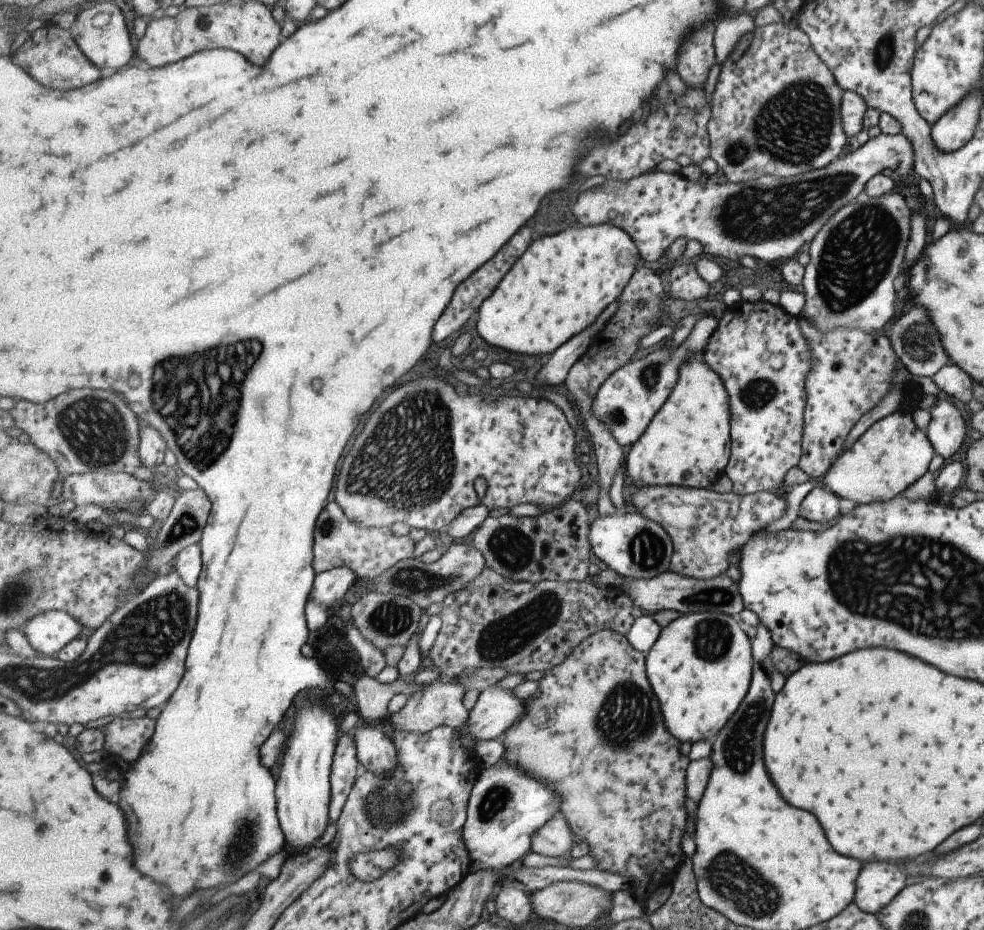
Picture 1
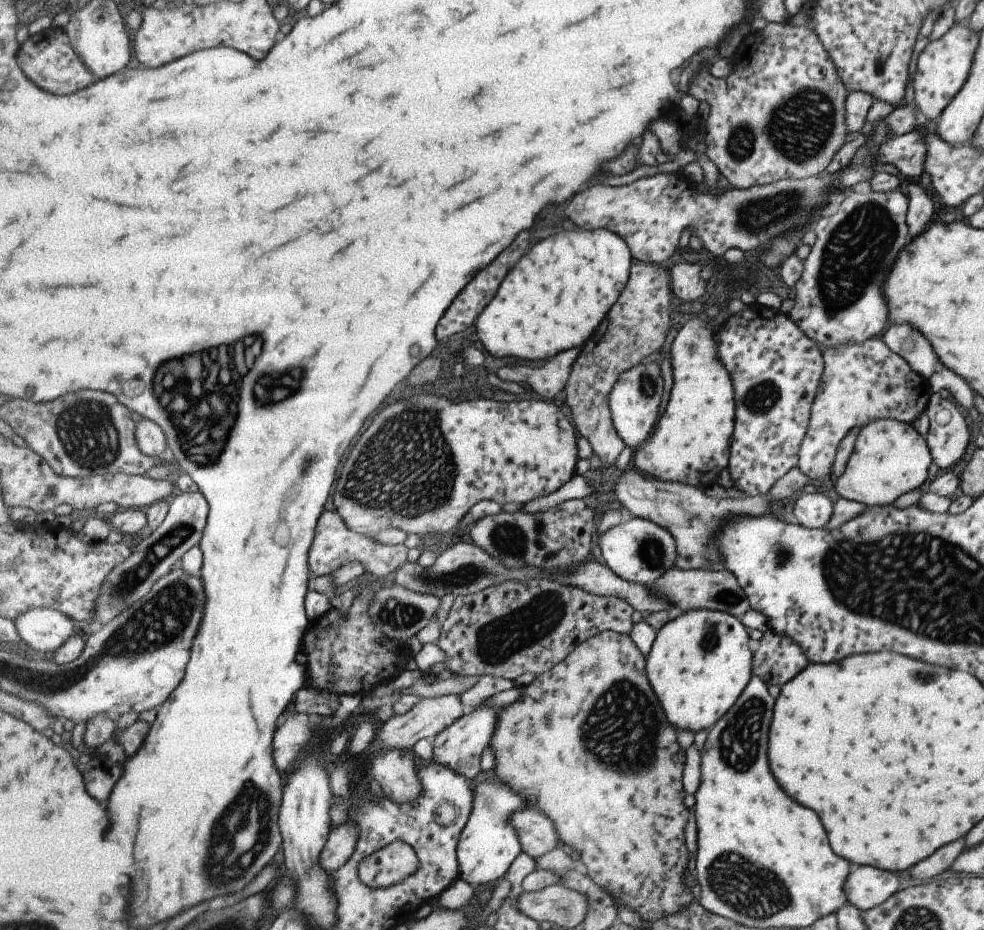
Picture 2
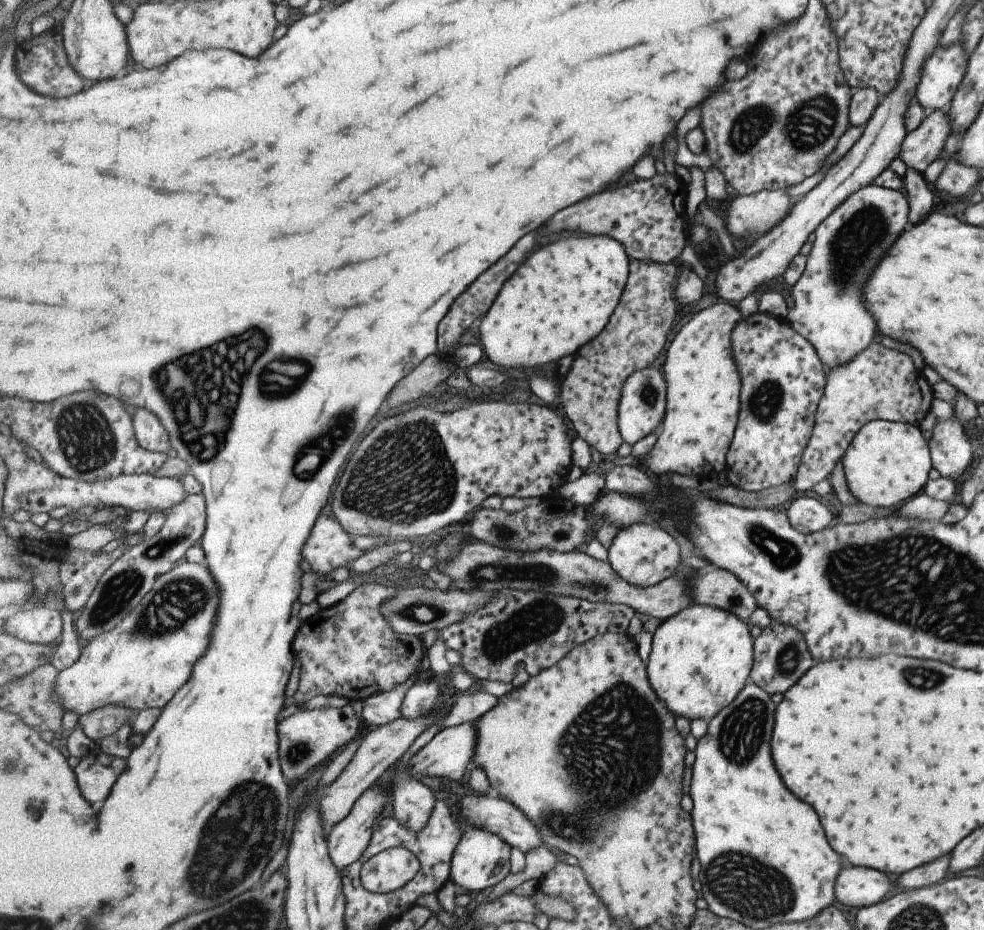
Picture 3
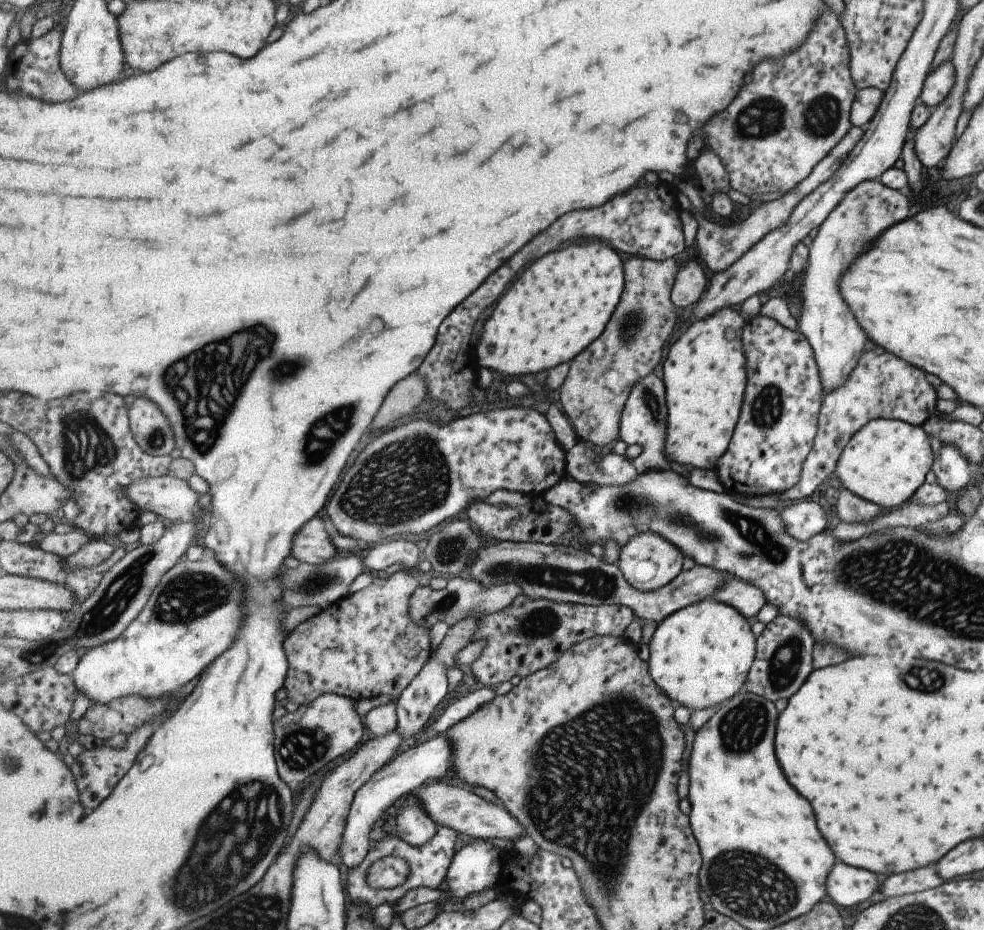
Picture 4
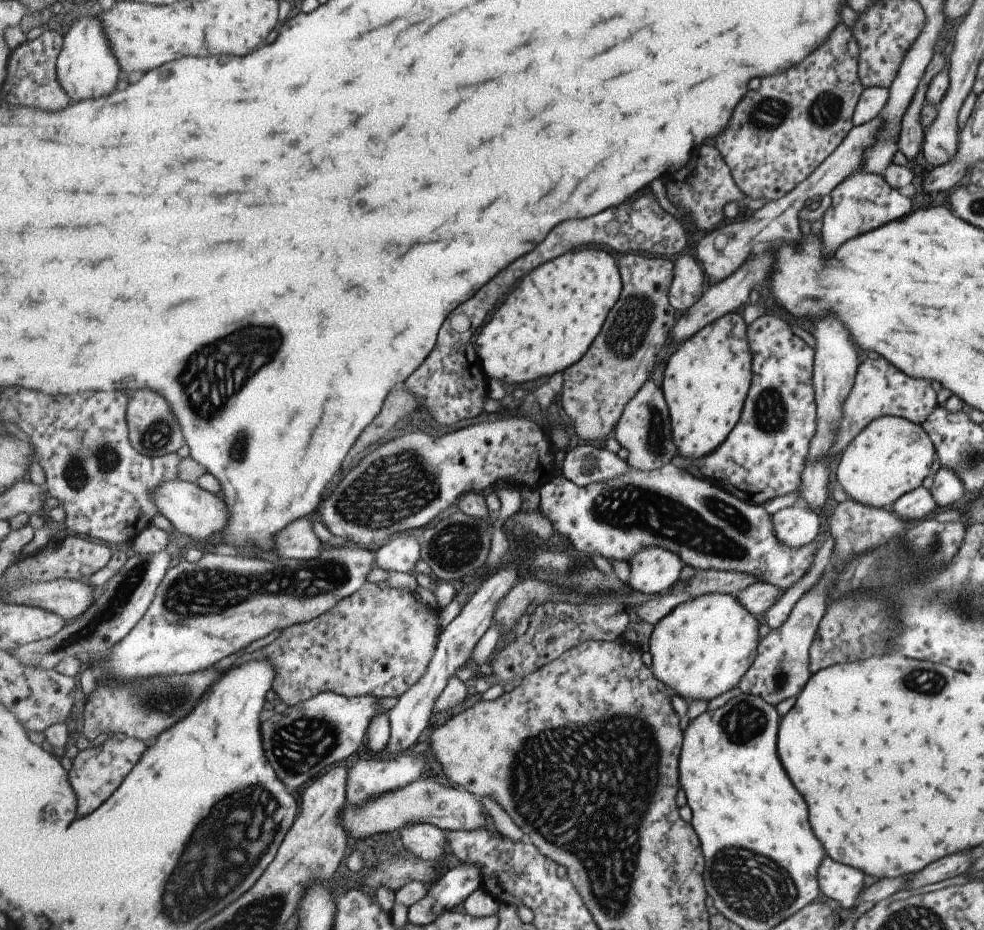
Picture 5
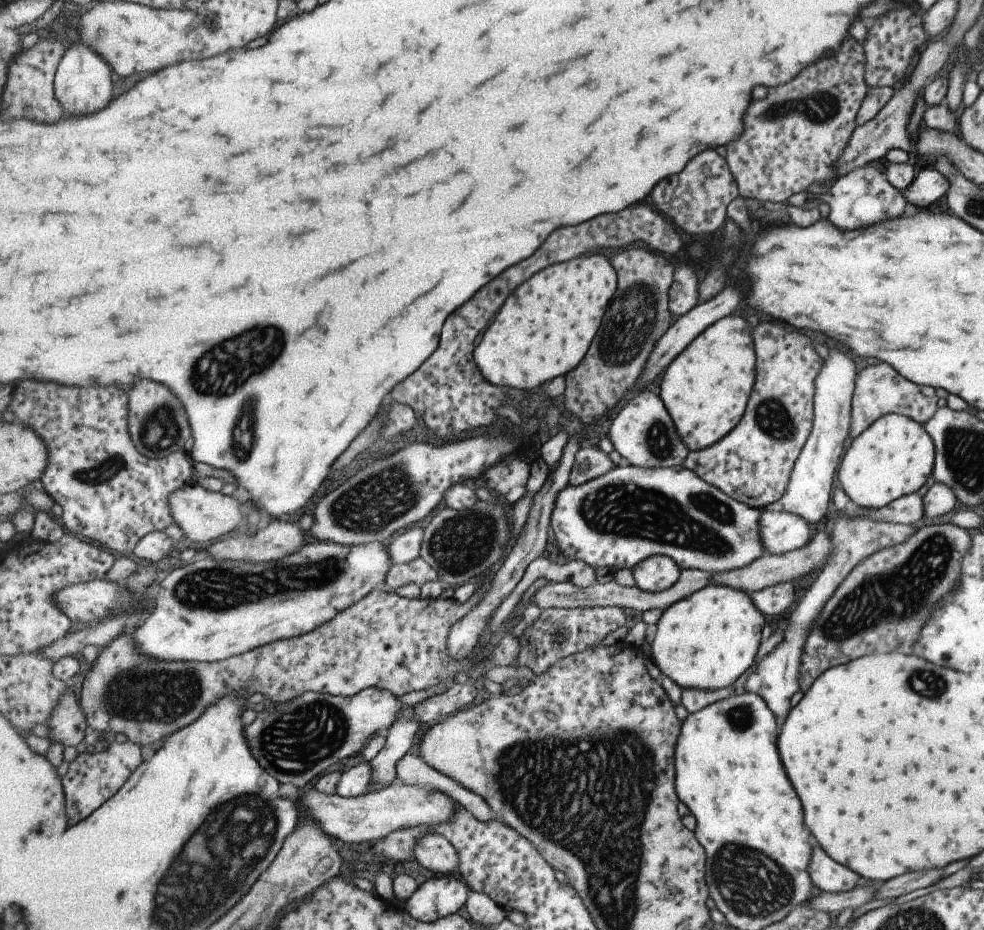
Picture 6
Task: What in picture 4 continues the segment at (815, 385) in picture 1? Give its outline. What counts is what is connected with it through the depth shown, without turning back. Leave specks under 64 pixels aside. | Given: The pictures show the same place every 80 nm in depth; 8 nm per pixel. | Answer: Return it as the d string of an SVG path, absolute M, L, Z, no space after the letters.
M865 352L849 373L845 384L822 396L818 412L818 425L813 452L809 451L809 464L805 464L805 476L796 484L779 494L776 507L785 502L807 499L824 480L832 480L840 452L849 439L866 423L873 419L897 419L907 424L920 426L936 412L935 389L925 379L925 373L905 364L889 353Z

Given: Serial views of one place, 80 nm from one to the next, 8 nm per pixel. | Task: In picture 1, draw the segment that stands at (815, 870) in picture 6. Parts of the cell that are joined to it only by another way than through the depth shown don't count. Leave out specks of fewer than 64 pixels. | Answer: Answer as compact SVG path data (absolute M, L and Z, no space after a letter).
M893 863L861 864L854 880L852 903L863 912L875 914L905 886L905 875L901 867Z

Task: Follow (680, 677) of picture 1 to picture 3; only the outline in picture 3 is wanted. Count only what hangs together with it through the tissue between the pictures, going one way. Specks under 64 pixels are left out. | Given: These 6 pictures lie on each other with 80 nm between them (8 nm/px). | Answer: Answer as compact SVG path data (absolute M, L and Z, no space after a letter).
M691 604L687 608L684 608L679 614L668 618L660 623L654 632L654 639L652 644L652 653L648 663L648 675L650 678L650 683L653 688L660 695L660 699L664 701L665 704L669 704L669 710L672 710L676 715L686 716L690 722L693 718L702 718L709 722L718 712L721 712L722 708L728 707L736 698L740 695L740 692L744 690L745 685L749 682L749 677L751 673L749 668L751 668L751 636L749 636L749 625L741 618L738 617L734 612L725 610L724 608L719 608L711 605L702 604Z

